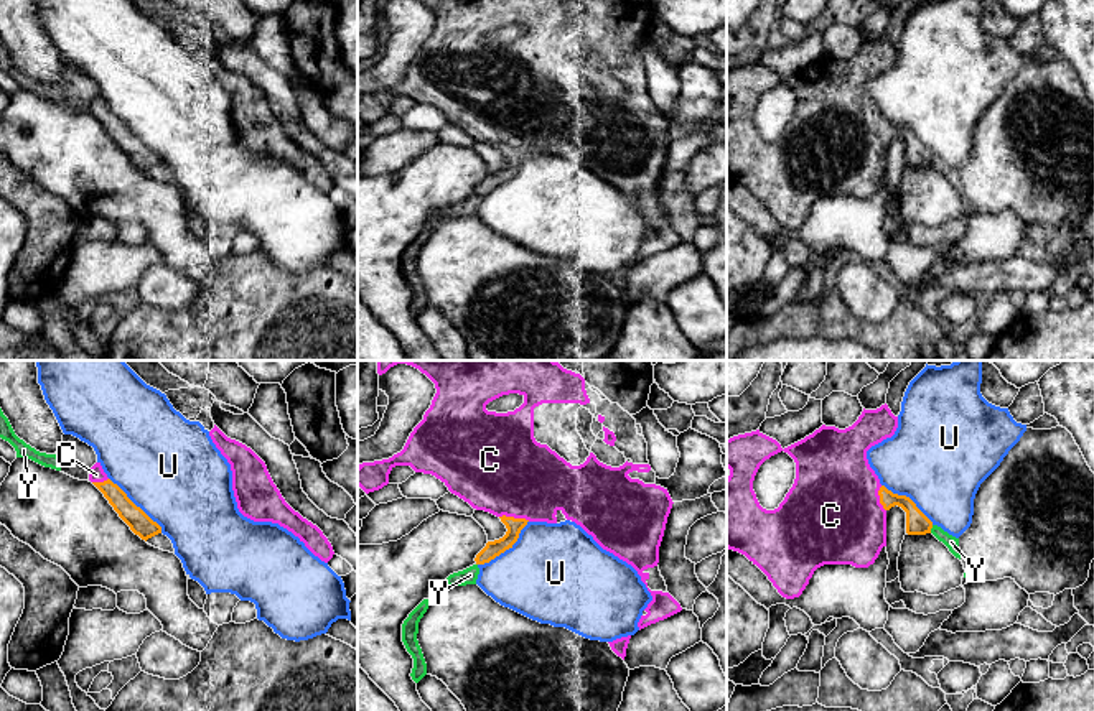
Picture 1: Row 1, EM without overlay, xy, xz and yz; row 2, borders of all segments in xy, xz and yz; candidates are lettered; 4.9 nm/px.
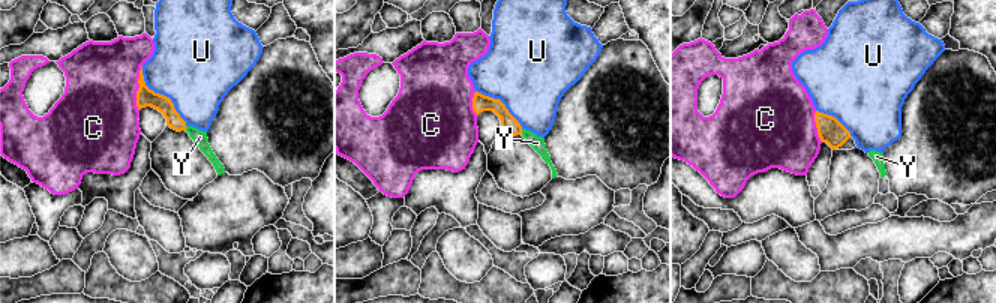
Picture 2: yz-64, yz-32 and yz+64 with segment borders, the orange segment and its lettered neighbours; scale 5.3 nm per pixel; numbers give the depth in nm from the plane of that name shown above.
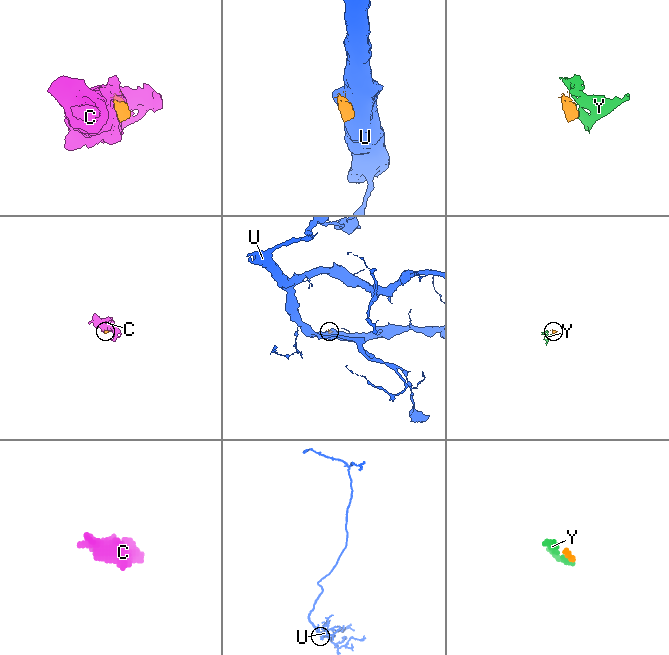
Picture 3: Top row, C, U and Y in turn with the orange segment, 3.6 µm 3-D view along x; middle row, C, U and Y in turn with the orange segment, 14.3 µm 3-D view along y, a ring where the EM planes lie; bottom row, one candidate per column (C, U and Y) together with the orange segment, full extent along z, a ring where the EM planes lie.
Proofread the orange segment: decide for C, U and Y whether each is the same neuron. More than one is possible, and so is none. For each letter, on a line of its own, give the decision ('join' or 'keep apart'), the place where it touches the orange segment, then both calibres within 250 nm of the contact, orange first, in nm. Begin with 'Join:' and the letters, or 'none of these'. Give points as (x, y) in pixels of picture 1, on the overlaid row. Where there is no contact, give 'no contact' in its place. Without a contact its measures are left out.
Join: C, Y
C: join; meets orange in xz at (513, 517); 80 nm thick on the orange side, 440 nm on the other
U: keep apart; meets orange in xz at (506, 548); 80 nm thick on the orange side, 460 nm on the other
Y: join; meets orange in yz at (931, 527); 110 nm thick on the orange side, 70 nm on the other

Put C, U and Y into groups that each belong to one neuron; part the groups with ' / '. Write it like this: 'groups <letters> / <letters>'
groups C Y / U

